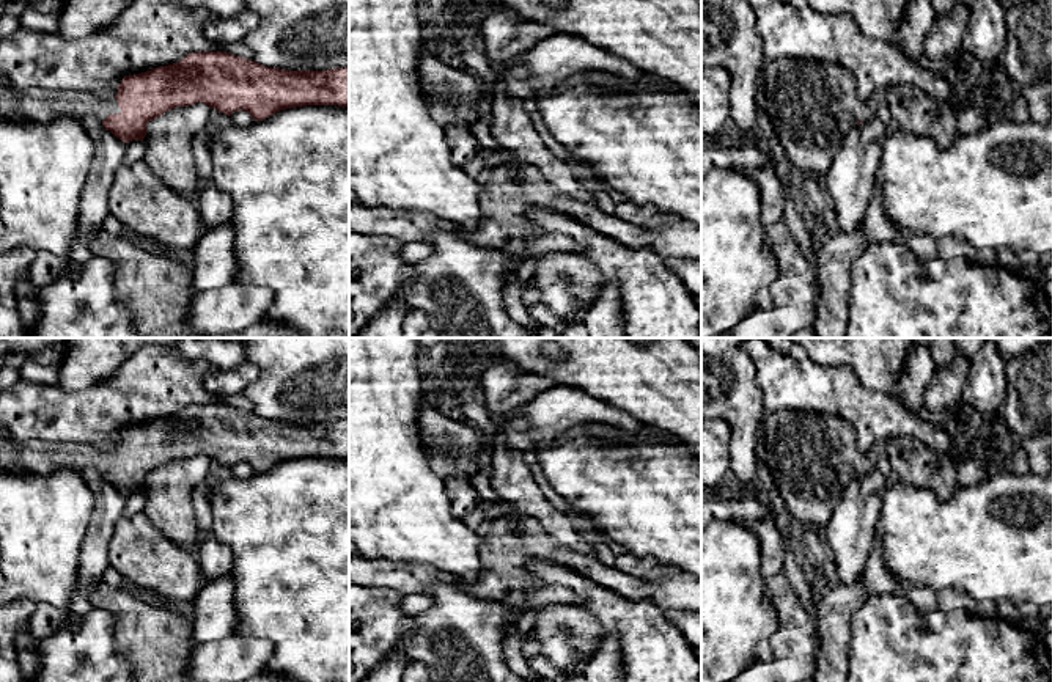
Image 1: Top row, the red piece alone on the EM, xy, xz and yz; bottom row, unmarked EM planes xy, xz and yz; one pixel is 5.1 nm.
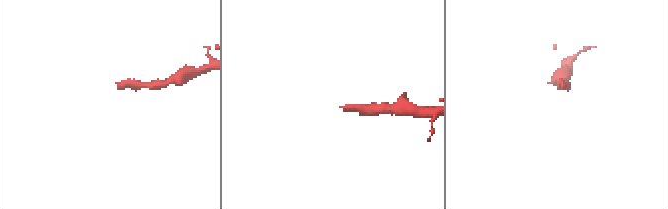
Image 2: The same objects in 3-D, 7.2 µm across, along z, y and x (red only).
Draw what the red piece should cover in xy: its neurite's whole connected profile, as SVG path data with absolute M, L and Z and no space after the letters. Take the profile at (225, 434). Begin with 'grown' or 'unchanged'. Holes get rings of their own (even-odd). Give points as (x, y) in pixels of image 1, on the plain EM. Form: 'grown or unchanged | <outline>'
grown | M195 404L179 415L160 418L137 427L127 427L118 437L112 451L99 449L85 442L8 442L0 435L0 471L13 473L16 468L31 473L53 473L61 468L85 471L93 468L124 495L146 489L149 473L176 459L203 454L211 460L231 468L244 462L255 473L263 473L280 462L307 457L349 459L349 420L327 423L286 423L267 420L226 404Z

